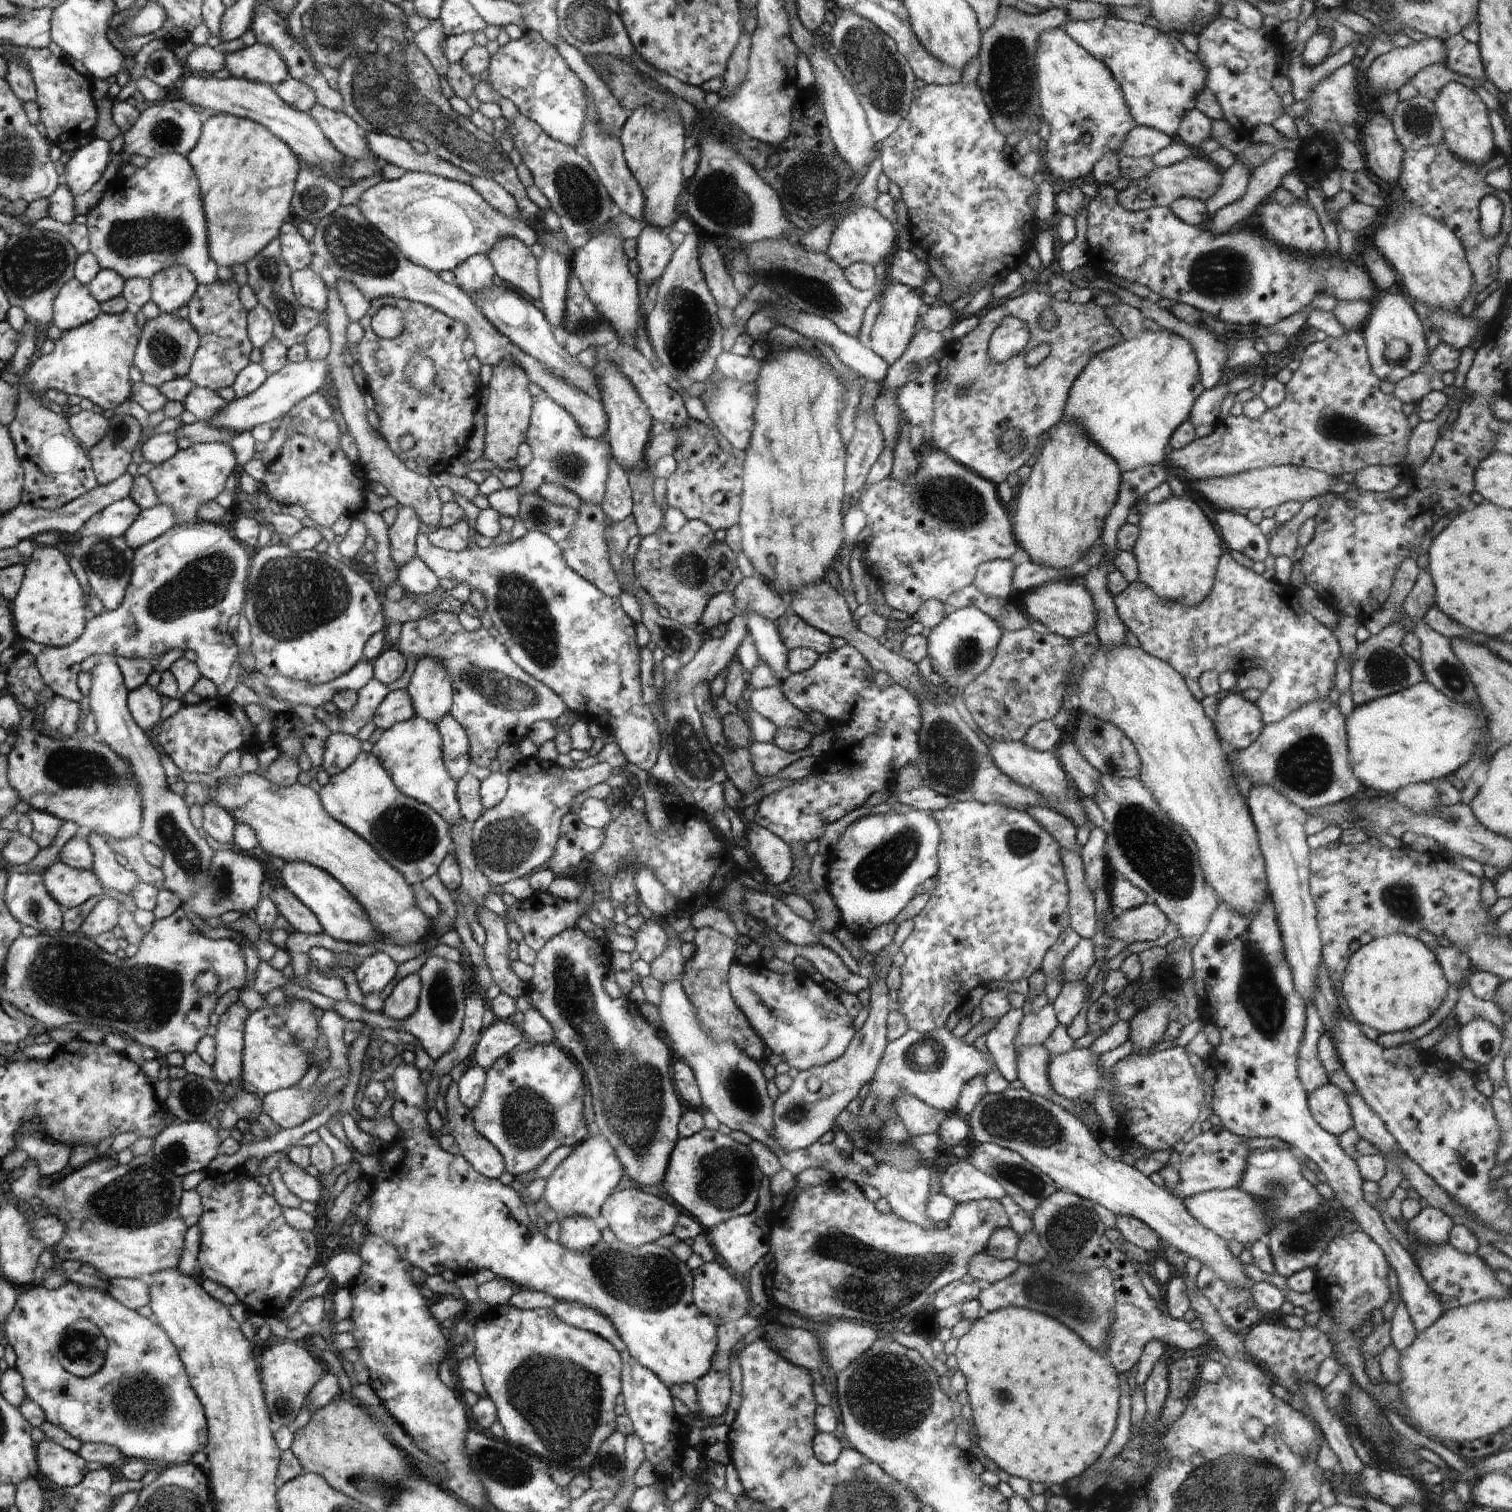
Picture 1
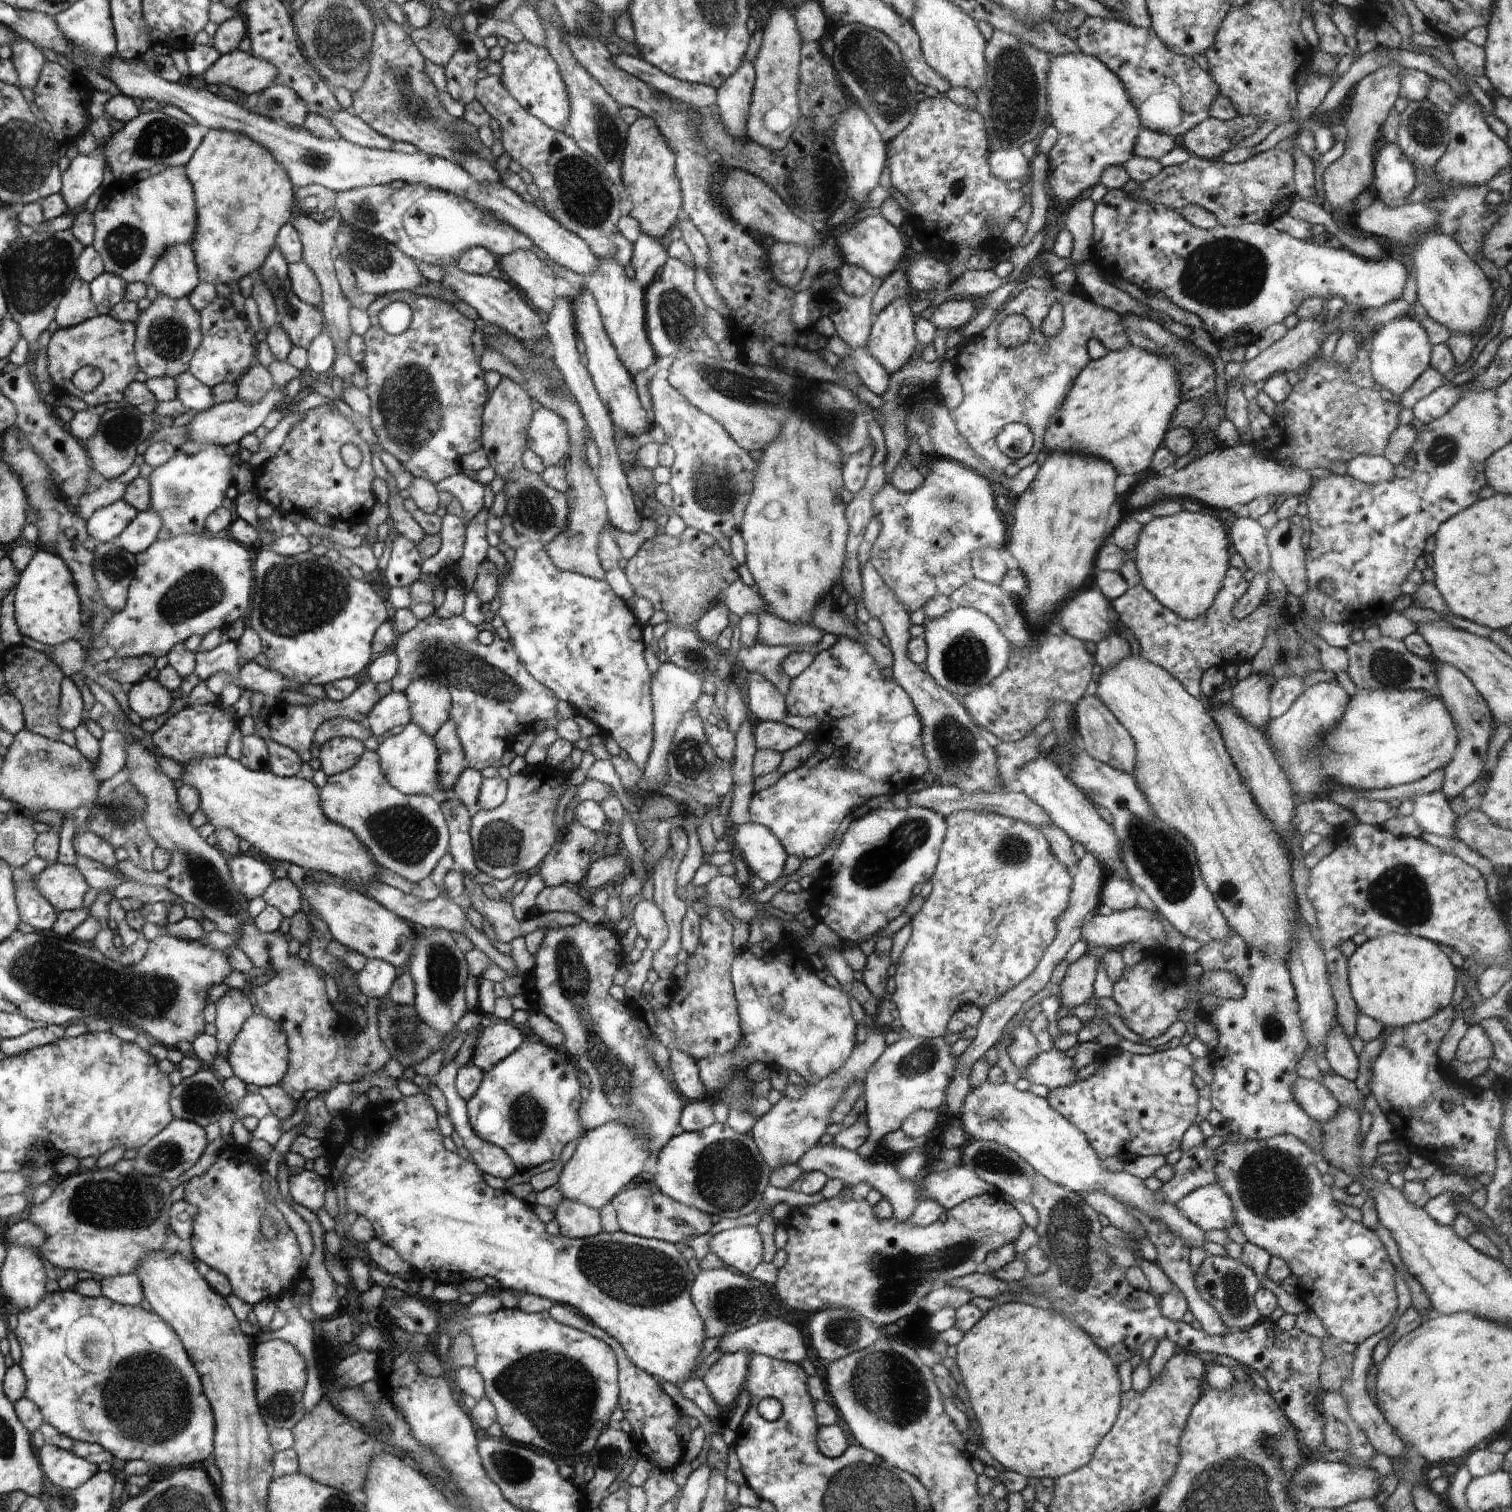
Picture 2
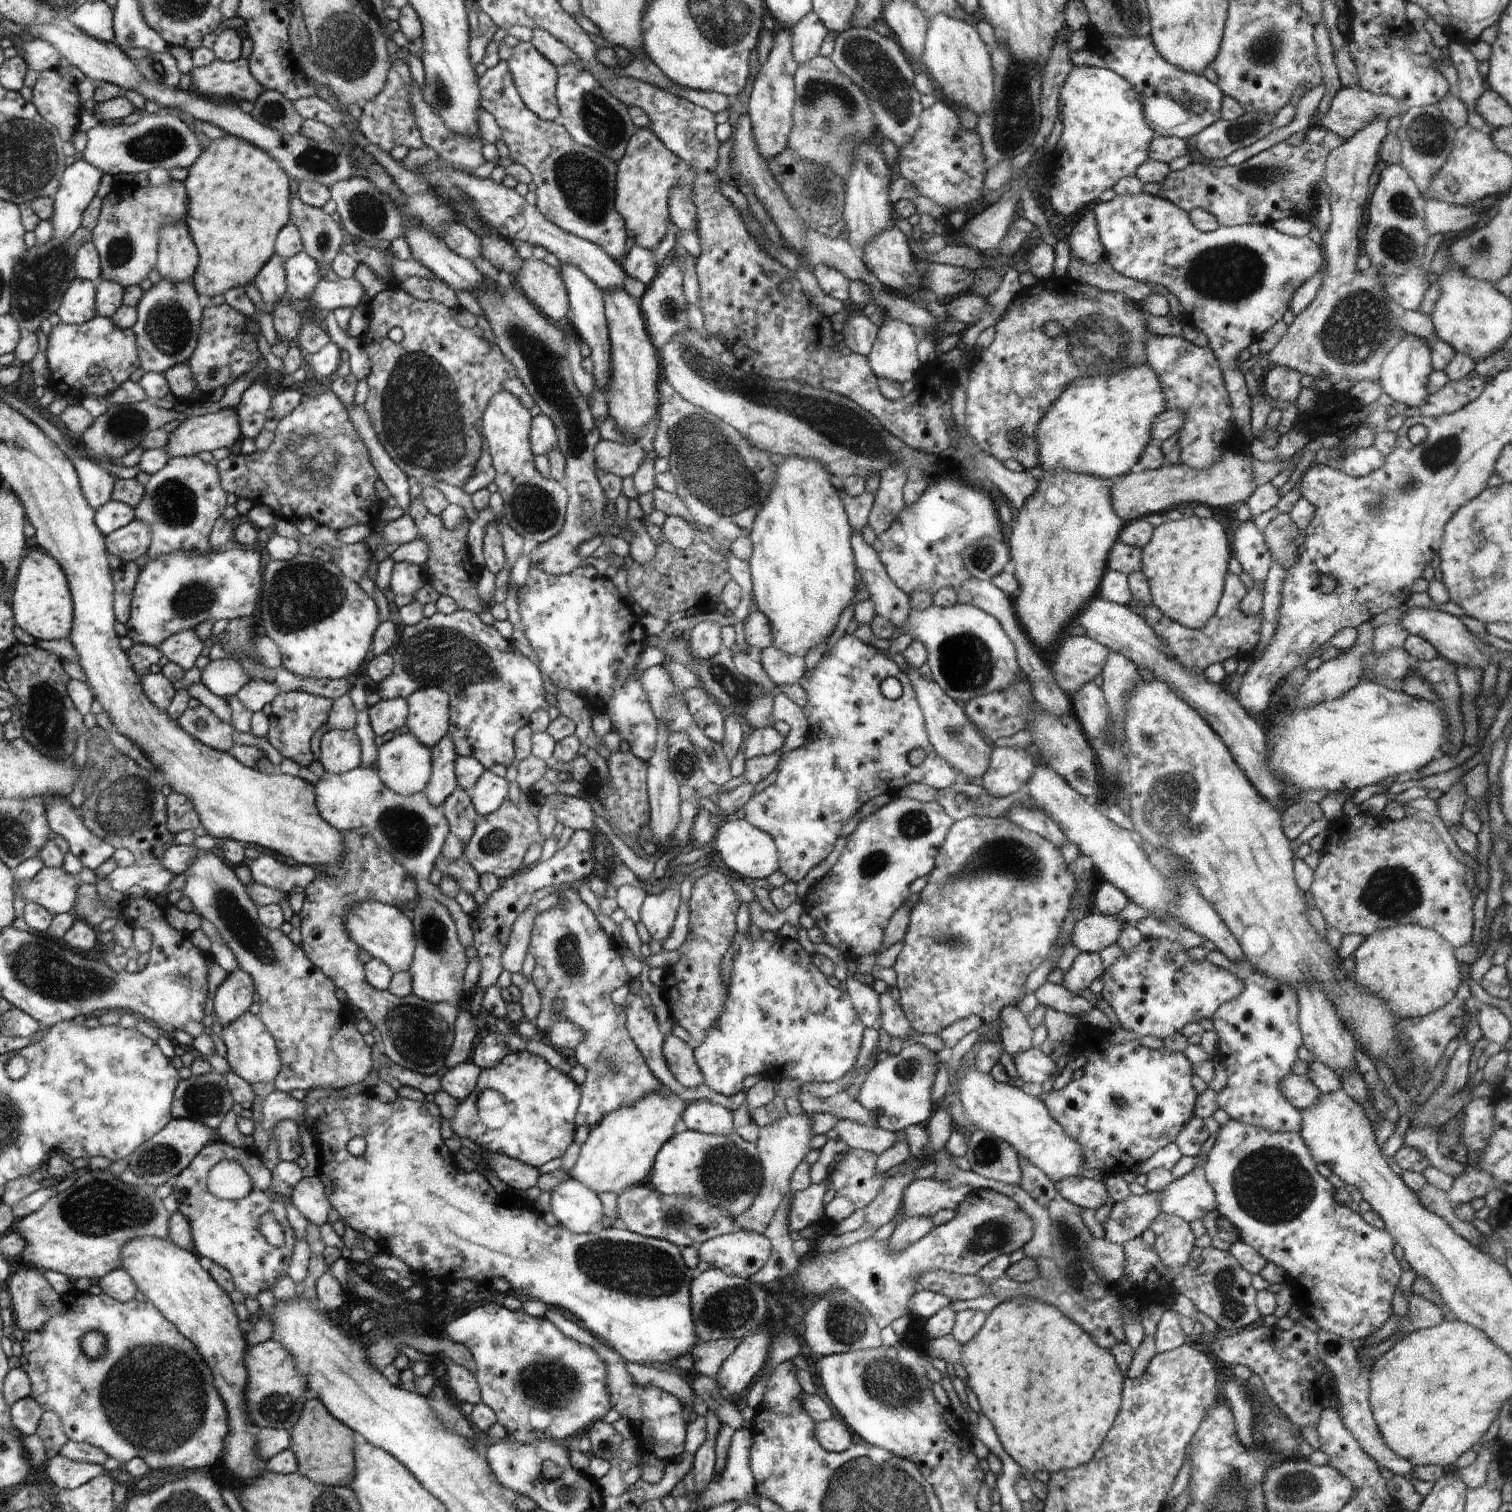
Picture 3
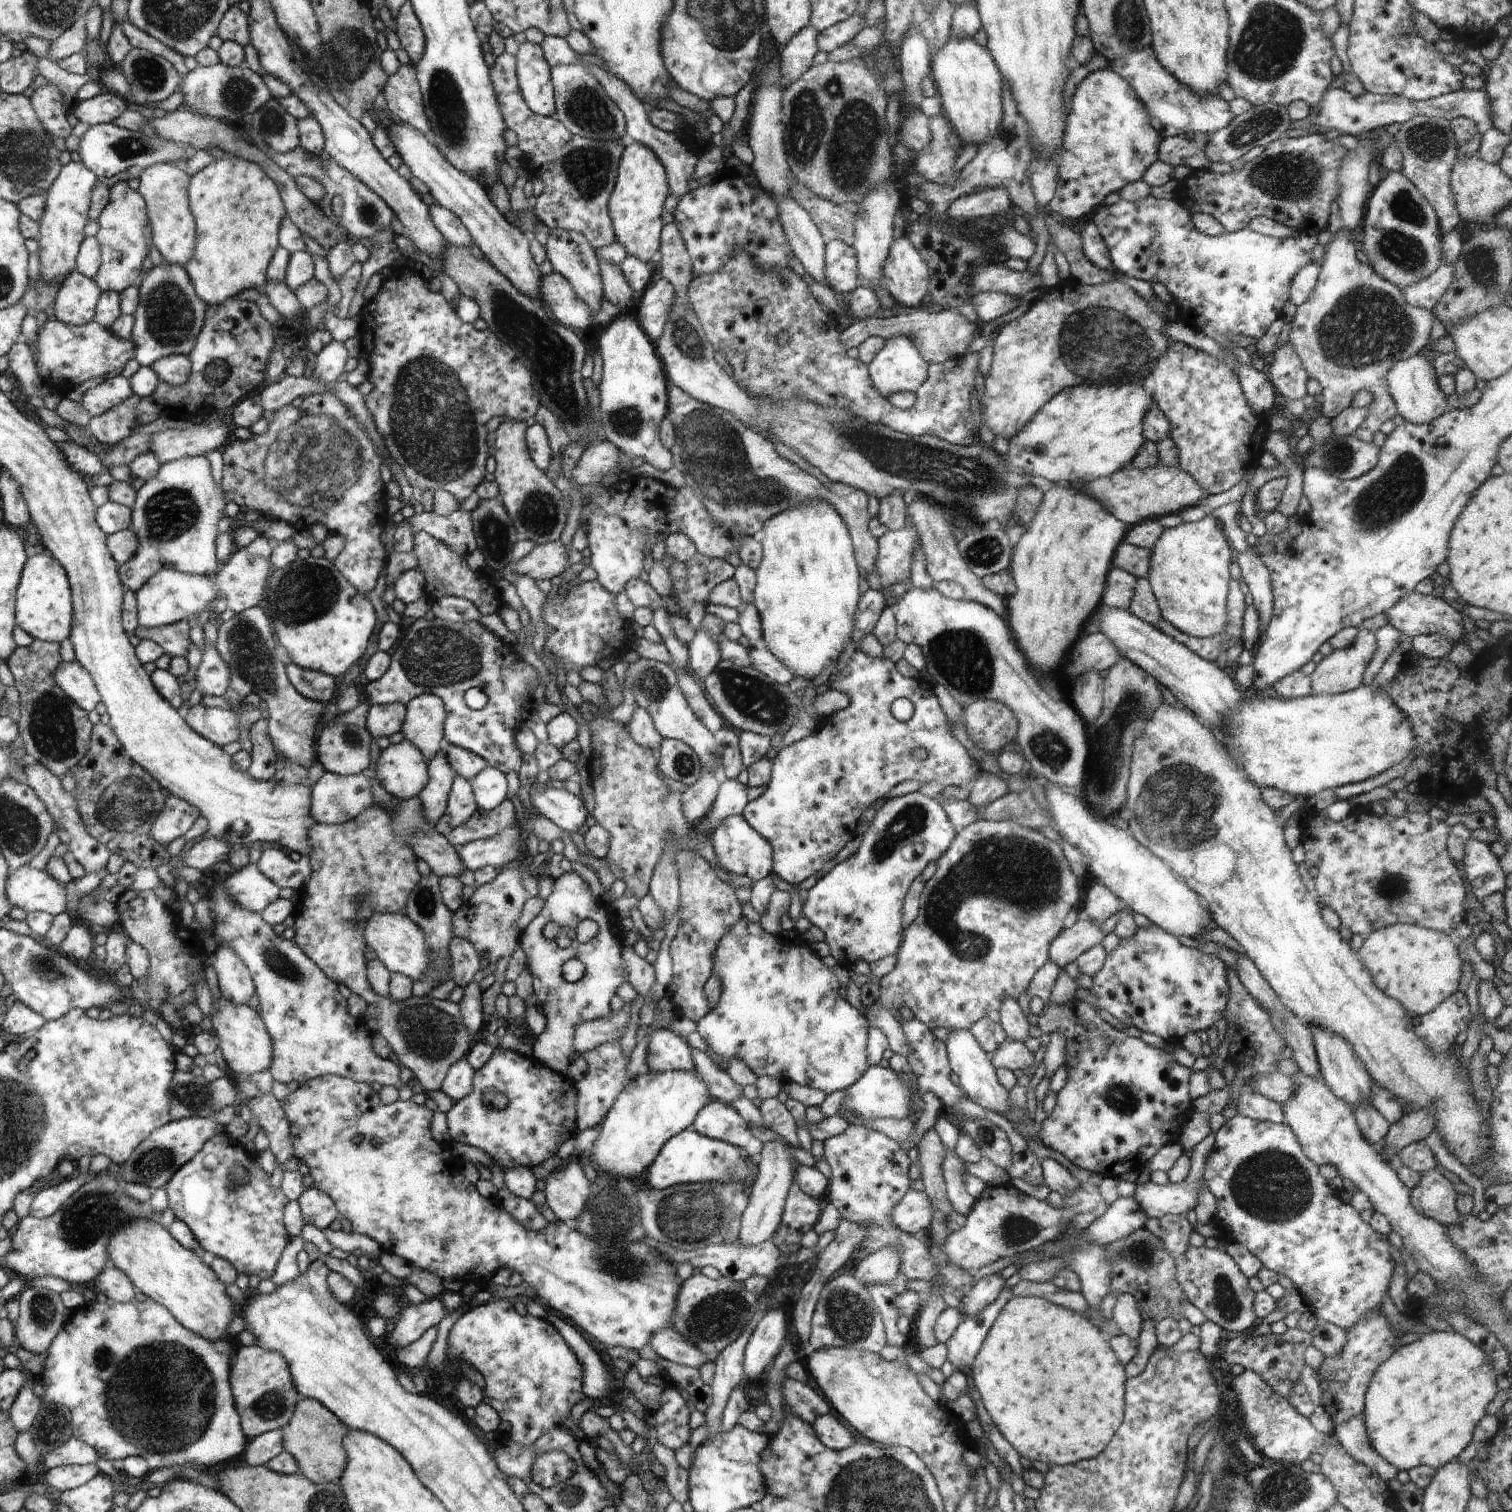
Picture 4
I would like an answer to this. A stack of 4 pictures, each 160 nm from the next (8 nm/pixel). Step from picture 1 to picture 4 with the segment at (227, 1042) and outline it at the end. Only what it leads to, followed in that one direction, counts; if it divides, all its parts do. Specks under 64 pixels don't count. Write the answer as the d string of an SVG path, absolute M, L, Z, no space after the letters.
M217 946L214 959L212 968L216 970L221 997L232 1004L248 1004L255 994L254 984L248 968L232 952L232 946Z

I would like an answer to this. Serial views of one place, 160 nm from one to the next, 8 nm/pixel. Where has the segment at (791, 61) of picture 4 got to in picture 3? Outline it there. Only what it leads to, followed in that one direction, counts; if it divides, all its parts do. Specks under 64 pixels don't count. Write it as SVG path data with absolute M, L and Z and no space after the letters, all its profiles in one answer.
M808 12L803 20L791 28L792 30L792 55L797 65L804 64L808 60L812 60L814 56L819 56L819 49L824 42L824 38L830 34L822 20L813 12Z

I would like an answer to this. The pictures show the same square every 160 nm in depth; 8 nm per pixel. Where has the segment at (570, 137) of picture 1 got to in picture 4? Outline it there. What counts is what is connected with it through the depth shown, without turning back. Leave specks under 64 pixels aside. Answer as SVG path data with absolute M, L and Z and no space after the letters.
M520 44L518 54L519 88L532 112L546 117L555 115L555 90L551 81L551 66L538 44Z

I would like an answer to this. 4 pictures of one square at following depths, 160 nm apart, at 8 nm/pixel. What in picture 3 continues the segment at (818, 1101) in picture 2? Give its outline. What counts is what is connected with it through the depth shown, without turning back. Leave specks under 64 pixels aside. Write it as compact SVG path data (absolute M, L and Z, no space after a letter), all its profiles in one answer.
M787 1112L784 1118L776 1120L774 1124L768 1126L760 1126L758 1132L758 1140L756 1141L757 1150L764 1172L764 1184L762 1190L758 1192L758 1196L754 1200L751 1208L740 1216L734 1218L736 1229L748 1230L764 1235L764 1230L768 1227L772 1216L776 1213L780 1202L784 1200L784 1196L791 1192L790 1178L796 1171L797 1165L805 1160L809 1152L808 1144L815 1135L812 1134L812 1120L807 1113L793 1115Z

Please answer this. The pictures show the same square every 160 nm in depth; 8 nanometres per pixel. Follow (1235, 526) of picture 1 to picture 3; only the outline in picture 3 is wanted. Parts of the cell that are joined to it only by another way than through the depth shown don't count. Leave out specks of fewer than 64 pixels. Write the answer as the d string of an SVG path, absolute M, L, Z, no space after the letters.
M1253 520L1242 522L1234 533L1234 556L1254 584L1263 589L1266 576L1274 561L1264 541L1264 534Z

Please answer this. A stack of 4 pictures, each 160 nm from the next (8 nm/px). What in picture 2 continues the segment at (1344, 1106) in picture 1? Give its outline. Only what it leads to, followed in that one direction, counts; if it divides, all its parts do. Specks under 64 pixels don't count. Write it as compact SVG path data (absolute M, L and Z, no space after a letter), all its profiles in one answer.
M1298 1077L1295 1082L1295 1099L1315 1121L1331 1117L1339 1102L1317 1080Z

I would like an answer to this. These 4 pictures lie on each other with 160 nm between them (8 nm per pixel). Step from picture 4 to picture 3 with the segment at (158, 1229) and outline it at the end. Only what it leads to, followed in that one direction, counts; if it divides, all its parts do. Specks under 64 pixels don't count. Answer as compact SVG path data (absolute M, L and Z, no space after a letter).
M140 1238L132 1240L123 1248L121 1266L136 1282L148 1301L167 1318L175 1328L187 1337L202 1354L216 1388L220 1388L227 1413L230 1414L230 1434L227 1436L227 1451L221 1462L240 1481L242 1486L250 1486L260 1476L262 1457L257 1440L258 1428L252 1421L246 1404L246 1382L248 1372L242 1362L246 1340L238 1330L238 1316L228 1294L220 1288L202 1266L199 1257L189 1249L182 1249L168 1239Z

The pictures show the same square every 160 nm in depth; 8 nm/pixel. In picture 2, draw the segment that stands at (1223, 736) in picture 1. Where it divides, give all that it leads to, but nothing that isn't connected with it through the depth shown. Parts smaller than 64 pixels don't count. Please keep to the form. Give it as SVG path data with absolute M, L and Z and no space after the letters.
M1251 672L1248 678L1238 681L1232 688L1232 708L1249 725L1260 731L1270 718L1269 686L1270 682L1266 682L1258 673Z

